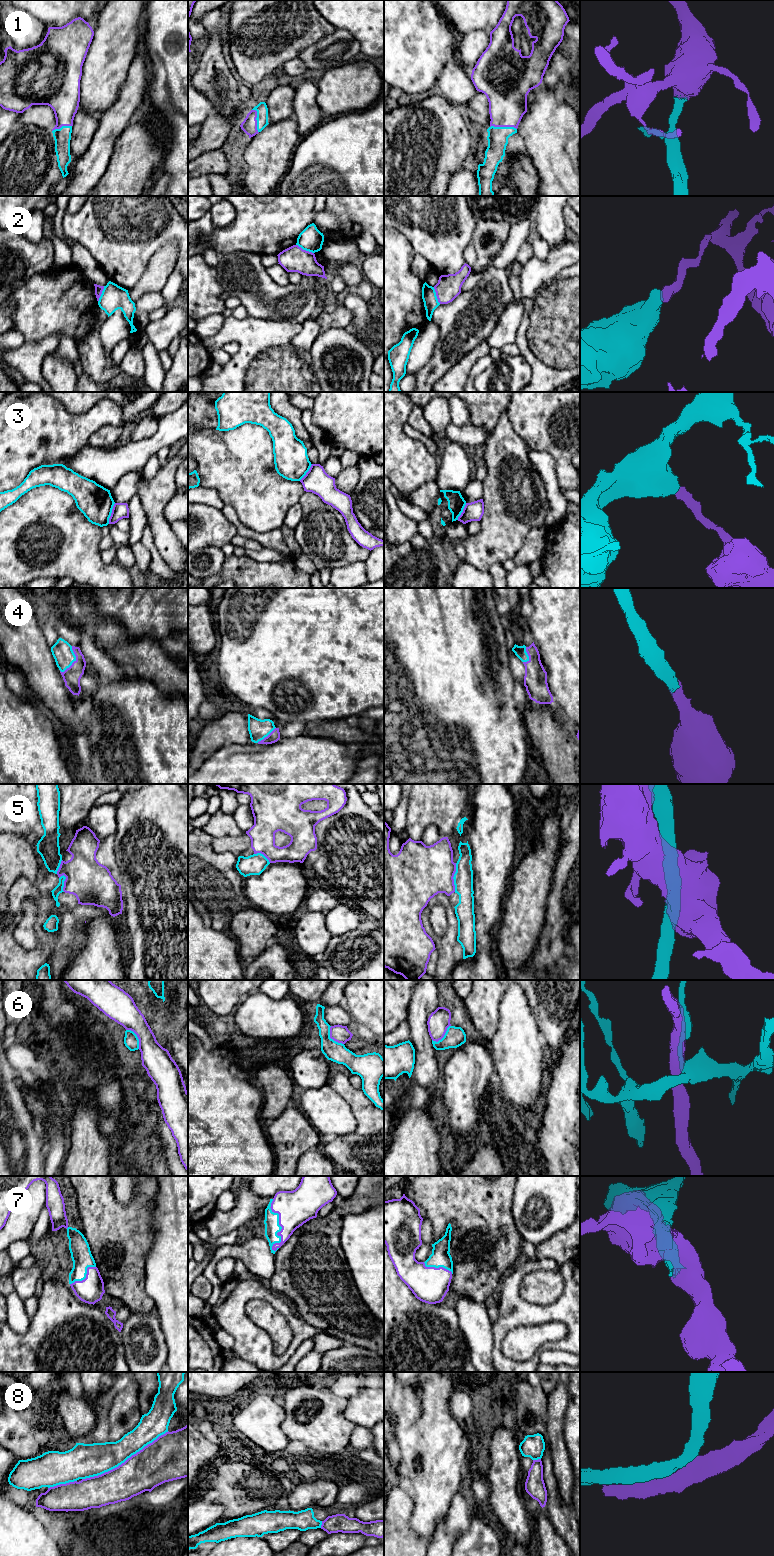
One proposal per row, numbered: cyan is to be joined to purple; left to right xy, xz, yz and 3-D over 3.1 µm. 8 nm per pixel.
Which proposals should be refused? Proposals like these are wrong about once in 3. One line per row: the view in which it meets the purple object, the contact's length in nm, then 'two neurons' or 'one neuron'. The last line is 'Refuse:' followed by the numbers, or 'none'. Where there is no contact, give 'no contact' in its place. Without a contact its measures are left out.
1: meets purple in yz; contact 220 nm long; one neuron
2: meets purple in xz; contact 160 nm long; two neurons
3: meets purple in xy; contact 180 nm long; two neurons
4: meets purple in xy; contact 240 nm long; one neuron
5: meets purple in yz; contact 240 nm long; two neurons
6: meets purple in xz; contact 190 nm long; two neurons
7: meets purple in xz; contact 420 nm long; one neuron
8: meets purple in xy; contact 800 nm long; one neuron
Refuse: 2, 3, 5, 6

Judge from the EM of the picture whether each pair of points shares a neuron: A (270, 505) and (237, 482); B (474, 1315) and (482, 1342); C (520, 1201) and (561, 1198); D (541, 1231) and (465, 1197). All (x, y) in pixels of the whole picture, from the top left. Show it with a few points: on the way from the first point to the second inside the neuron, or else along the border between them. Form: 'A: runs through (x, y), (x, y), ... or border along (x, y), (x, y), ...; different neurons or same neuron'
A: runs through (262, 498), (245, 486); same neuron
B: runs through (474, 1322), (479, 1335); same neuron
C: runs through (530, 1191), (551, 1190); same neuron
D: border along (512, 1196), (511, 1213), (522, 1238); different neurons

